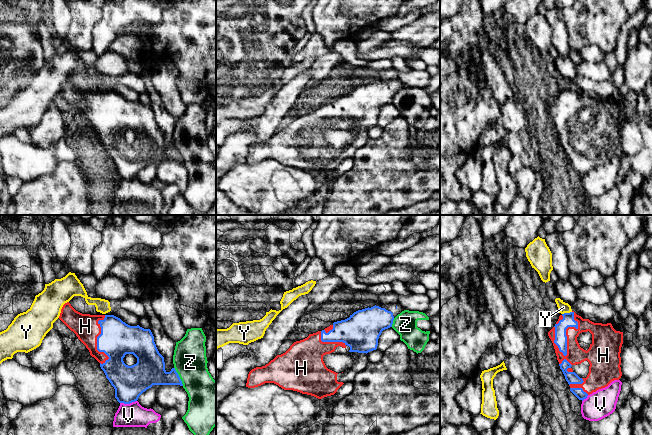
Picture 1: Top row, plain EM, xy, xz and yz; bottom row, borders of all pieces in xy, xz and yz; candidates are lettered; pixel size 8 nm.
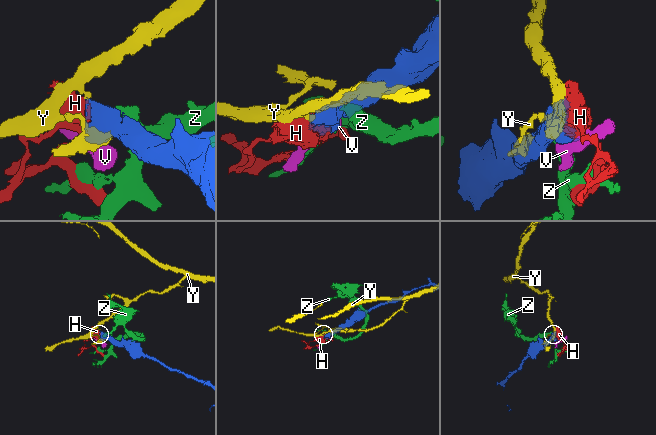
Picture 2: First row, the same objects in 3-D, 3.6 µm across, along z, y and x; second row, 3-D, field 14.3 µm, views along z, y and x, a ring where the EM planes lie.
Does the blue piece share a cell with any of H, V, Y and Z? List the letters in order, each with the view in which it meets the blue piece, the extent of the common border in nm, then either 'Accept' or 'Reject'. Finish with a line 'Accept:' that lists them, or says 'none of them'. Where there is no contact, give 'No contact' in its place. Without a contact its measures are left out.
H: Touches blue in yz. Shared border 380 nm. Accept
V: Touches blue in xy. Shared border 140 nm. Reject
Y: Touches blue in yz. Shared border 80 nm. Reject
Z: Touches blue in xy. Shared border 170 nm. Reject
Accept: H

